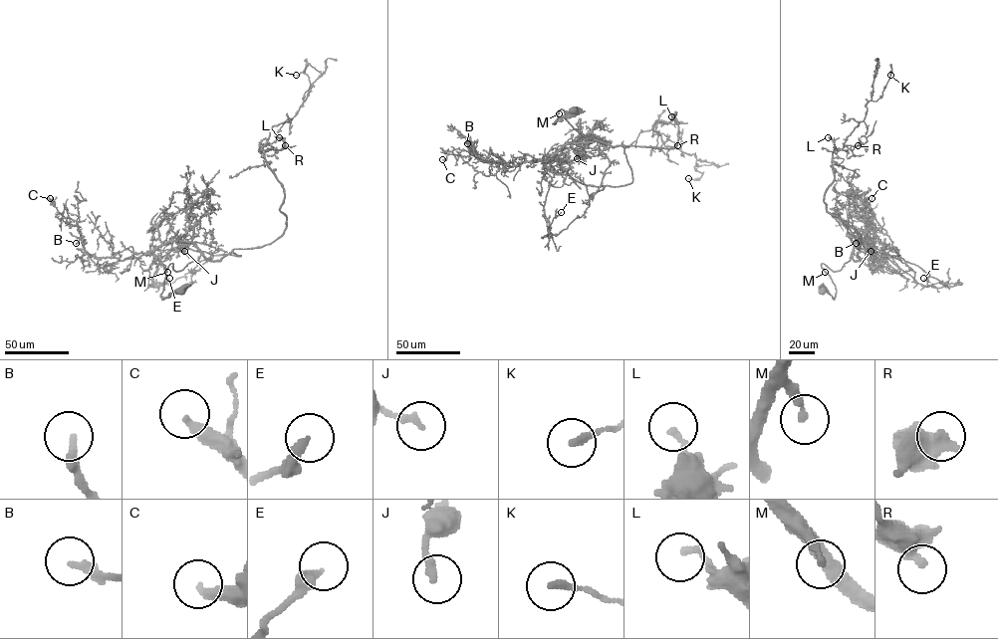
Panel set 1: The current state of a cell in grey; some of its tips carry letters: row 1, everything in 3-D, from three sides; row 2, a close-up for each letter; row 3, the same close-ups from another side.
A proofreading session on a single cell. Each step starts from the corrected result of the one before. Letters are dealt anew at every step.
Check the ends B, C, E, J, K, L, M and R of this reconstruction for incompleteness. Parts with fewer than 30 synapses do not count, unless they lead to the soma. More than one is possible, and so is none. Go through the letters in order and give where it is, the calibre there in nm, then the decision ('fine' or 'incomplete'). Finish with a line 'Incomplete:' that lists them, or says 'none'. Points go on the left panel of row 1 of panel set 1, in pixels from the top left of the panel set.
B: place (76, 243); calibre 260 nm; fine
C: place (50, 198); calibre 320 nm; fine
E: place (169, 278); calibre 320 nm; fine
J: place (184, 251); calibre 240 nm; fine
K: place (296, 75); calibre 200 nm; fine
L: place (279, 137); calibre 180 nm; fine
M: place (167, 272); calibre 240 nm; fine
R: place (285, 145); calibre 420 nm; fine
Incomplete: none

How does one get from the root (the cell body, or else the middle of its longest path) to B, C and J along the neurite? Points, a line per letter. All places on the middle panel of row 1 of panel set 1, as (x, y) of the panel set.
B: (574, 110), (553, 123), (562, 109), (593, 140), (564, 144), (544, 160), (484, 161), (467, 143)
C: (574, 110), (553, 123), (562, 109), (593, 140), (564, 144), (544, 160), (507, 166), (472, 152), (442, 159)
J: (574, 110), (572, 108), (553, 123), (562, 109), (569, 122), (593, 139), (571, 144), (577, 158)

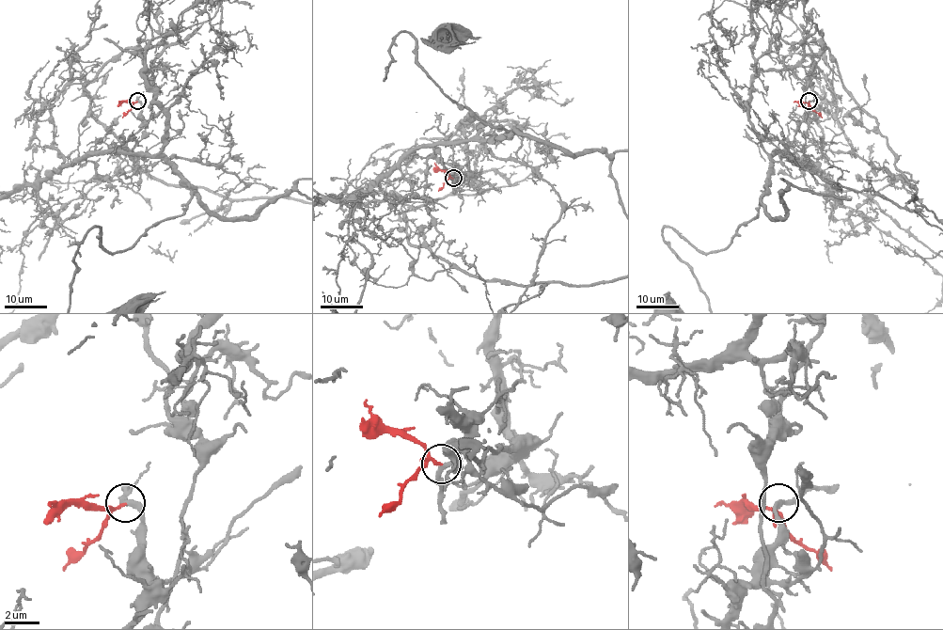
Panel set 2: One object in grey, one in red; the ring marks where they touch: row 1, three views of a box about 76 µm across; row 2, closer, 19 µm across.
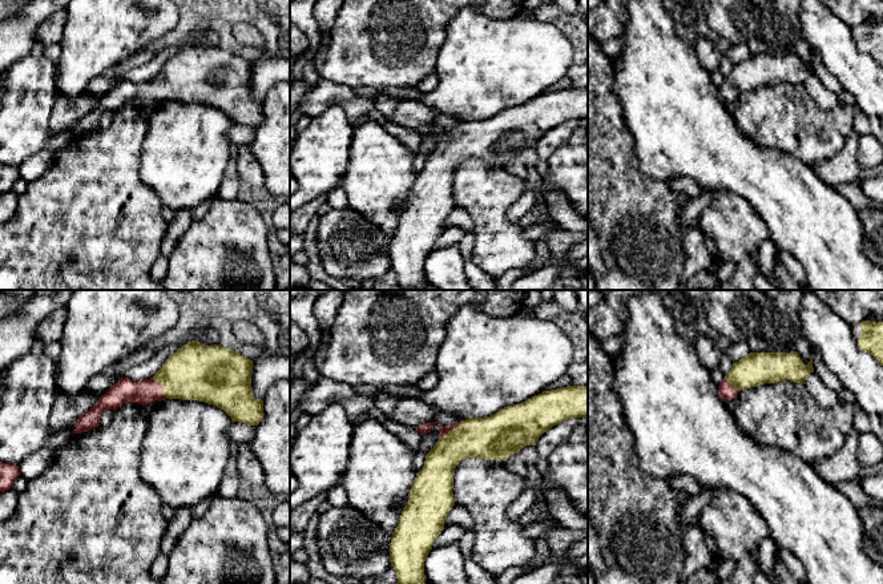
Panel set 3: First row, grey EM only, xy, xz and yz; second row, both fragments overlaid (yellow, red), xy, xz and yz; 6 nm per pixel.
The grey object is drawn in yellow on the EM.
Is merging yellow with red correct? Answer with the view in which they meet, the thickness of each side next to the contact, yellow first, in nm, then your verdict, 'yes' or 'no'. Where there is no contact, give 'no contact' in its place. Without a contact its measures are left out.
xy | 340/140 nm | yes

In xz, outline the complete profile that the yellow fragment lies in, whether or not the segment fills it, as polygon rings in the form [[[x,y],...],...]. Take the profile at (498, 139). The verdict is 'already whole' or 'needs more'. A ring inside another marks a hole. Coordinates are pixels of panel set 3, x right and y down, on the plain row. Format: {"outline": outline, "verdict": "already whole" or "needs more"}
{"outline": [[[588,88],[543,93],[491,118],[442,126],[440,141],[416,176],[407,208],[392,234],[390,261],[396,286],[402,290],[424,289],[424,263],[455,208],[453,174],[463,161],[507,162],[570,120],[588,121]]], "verdict": "needs more"}

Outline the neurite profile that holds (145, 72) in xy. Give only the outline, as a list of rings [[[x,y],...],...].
[[[195,29],[188,40],[184,43],[176,45],[176,47],[166,47],[149,61],[140,67],[136,67],[130,71],[128,71],[121,80],[128,80],[133,84],[142,84],[145,81],[150,81],[154,78],[154,76],[162,69],[165,63],[176,55],[178,51],[185,48],[186,45],[191,44],[191,39],[197,35],[198,29]]]

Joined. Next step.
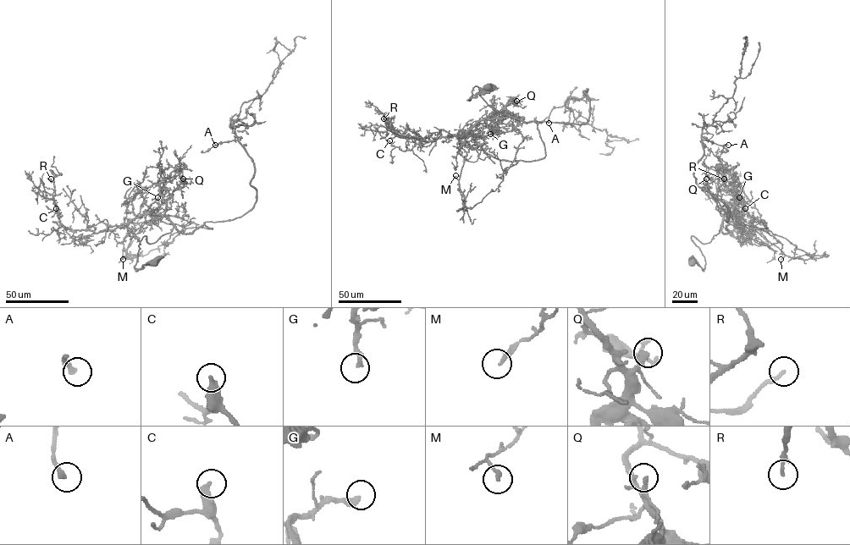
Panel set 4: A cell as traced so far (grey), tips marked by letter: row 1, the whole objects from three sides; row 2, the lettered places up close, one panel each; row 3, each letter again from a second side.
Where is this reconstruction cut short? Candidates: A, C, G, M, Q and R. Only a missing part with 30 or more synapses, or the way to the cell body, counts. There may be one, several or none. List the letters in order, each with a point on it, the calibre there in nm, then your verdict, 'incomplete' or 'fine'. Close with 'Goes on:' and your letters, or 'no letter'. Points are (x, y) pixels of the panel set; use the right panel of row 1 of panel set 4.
A: at (728, 145); 240 nm thick; incomplete
C: at (745, 208); 360 nm thick; fine
G: at (739, 197); 280 nm thick; incomplete
M: at (781, 259); 190 nm thick; fine
Q: at (706, 178); 260 nm thick; incomplete
R: at (724, 178); 150 nm thick; fine
Goes on: A, G, Q

